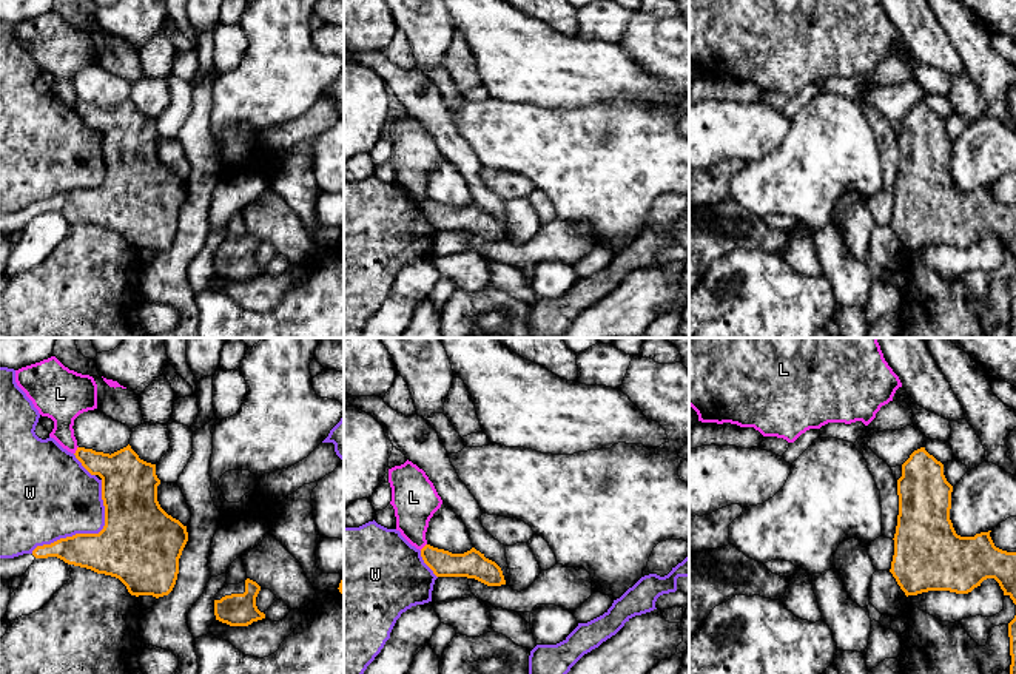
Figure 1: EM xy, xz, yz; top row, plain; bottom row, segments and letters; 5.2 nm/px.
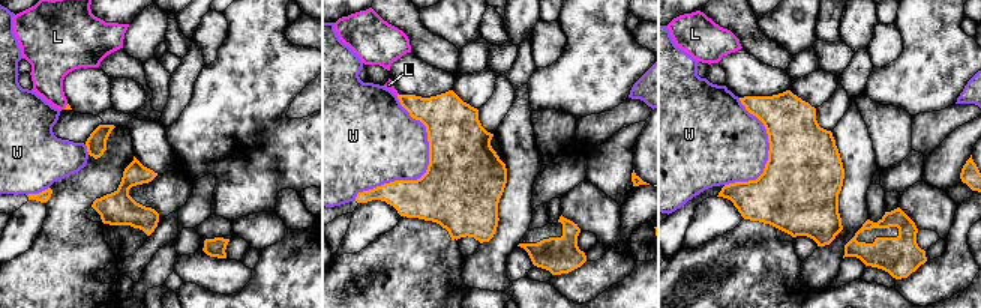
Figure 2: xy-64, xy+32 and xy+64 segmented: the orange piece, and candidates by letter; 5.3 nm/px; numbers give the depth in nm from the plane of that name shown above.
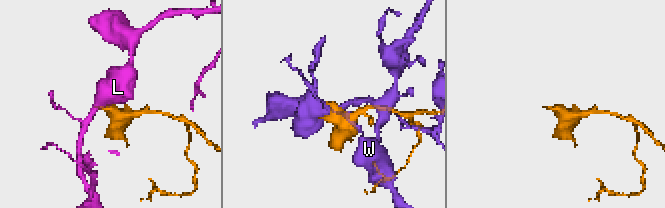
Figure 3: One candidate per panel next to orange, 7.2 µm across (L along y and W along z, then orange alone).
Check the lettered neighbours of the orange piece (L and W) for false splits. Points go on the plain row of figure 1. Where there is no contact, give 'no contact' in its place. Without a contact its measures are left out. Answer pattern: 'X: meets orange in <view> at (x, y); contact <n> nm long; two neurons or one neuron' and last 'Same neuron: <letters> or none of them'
L: meets orange in xy at (76, 105); contact 50 nm long; two neurons
W: meets orange in xy at (90, 188); contact 550 nm long; two neurons
Same neuron: none of them

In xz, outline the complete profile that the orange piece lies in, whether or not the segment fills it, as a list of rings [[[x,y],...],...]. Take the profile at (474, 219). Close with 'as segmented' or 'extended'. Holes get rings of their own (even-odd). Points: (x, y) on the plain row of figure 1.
[[[426,199],[421,211],[436,231],[467,231],[487,241],[506,239],[501,222],[475,202],[464,208],[452,208]]] | as segmented

